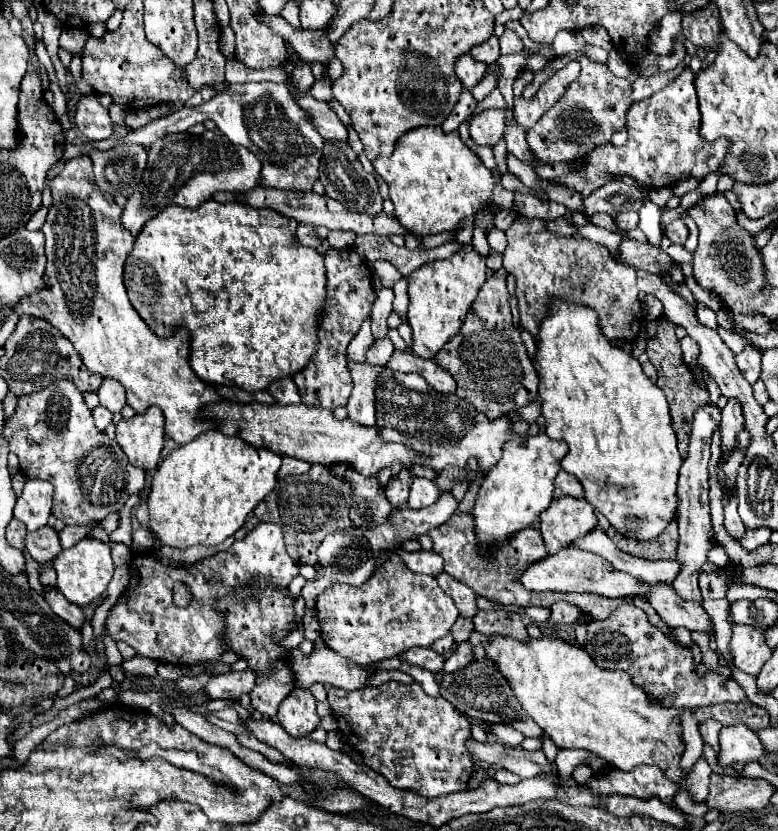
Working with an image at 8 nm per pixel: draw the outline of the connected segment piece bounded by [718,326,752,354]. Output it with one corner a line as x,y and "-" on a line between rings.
718,326
718,336
722,338
722,342
724,342
734,354
740,354
746,346
752,346
750,340
746,340
746,338
742,338
742,336
738,336
738,334
734,334
732,330
726,330
726,328
722,328
722,326

